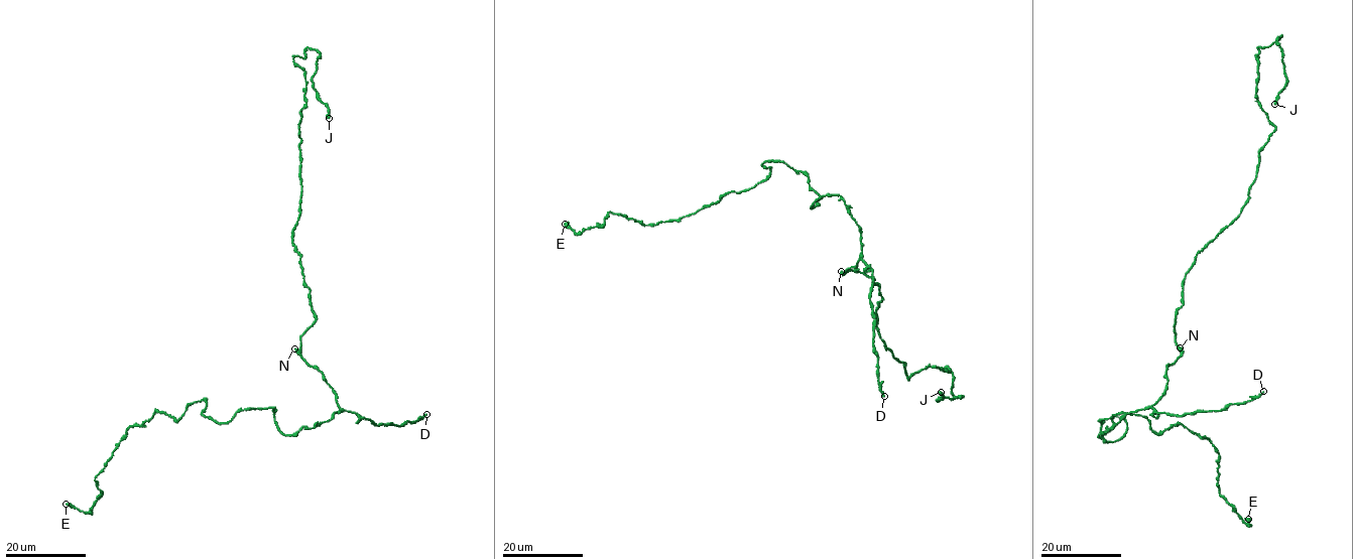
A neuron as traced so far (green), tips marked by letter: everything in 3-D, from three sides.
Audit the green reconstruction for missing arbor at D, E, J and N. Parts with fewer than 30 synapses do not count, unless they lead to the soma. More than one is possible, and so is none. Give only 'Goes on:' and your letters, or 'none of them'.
Goes on: D

